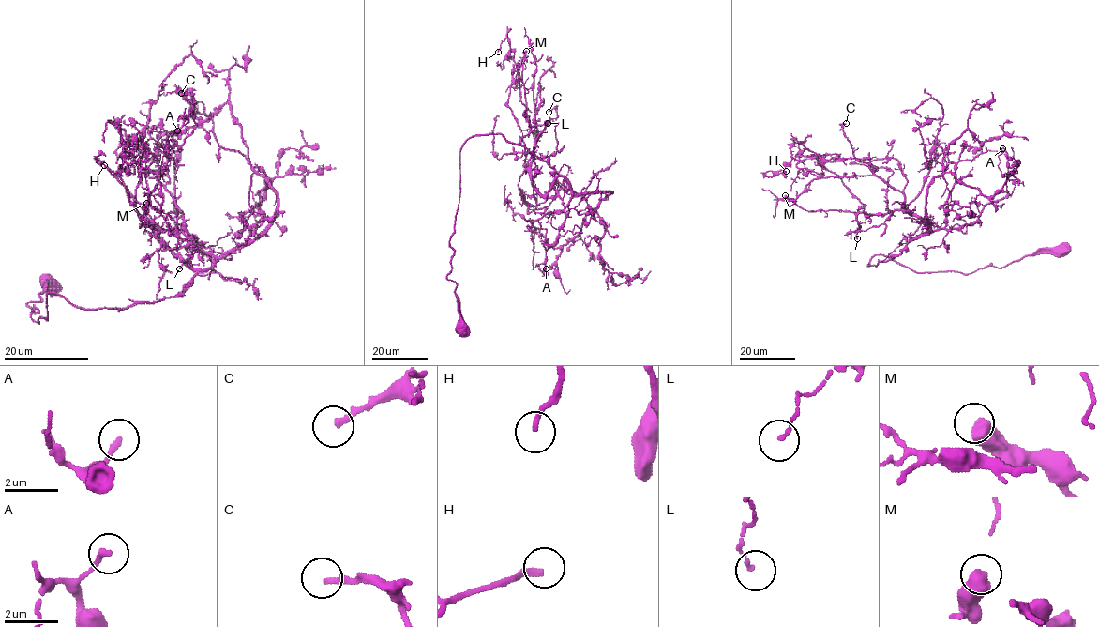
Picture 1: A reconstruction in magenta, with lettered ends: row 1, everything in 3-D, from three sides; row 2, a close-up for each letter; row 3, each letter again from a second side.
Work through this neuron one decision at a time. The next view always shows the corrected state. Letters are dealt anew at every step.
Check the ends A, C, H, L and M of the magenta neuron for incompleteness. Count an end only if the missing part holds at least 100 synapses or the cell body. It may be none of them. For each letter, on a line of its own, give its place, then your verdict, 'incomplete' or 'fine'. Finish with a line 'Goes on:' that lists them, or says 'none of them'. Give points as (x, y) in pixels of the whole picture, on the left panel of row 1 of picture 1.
A: at (177, 130); fine
C: at (181, 93); fine
H: at (104, 165); fine
L: at (179, 268); fine
M: at (146, 203); fine
Goes on: none of them

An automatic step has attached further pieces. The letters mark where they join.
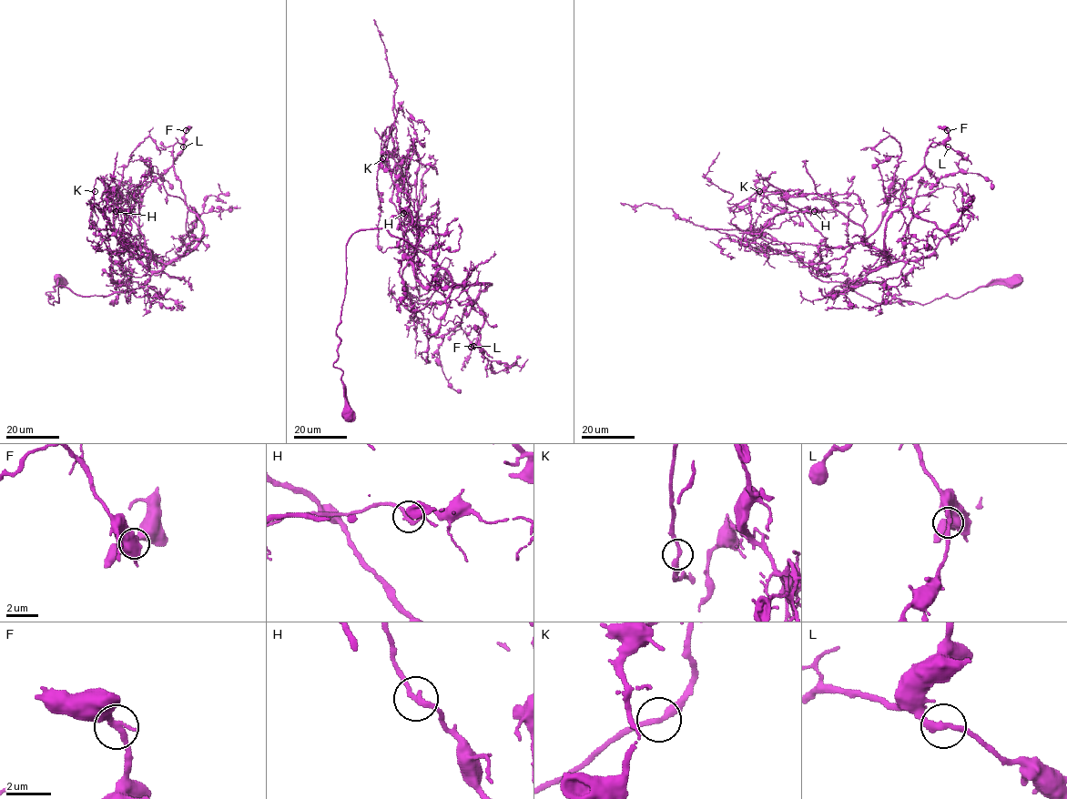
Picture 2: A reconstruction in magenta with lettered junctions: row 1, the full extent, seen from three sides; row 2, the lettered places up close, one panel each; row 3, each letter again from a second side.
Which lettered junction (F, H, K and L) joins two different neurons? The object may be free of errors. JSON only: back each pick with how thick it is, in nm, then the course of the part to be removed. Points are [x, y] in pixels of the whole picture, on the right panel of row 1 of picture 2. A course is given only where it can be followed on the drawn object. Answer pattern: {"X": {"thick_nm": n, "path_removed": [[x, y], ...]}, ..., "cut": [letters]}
{"K": {"thick_nm": 280, "path_removed": [[760, 191], [731, 223], [770, 234], [816, 278], [848, 284], [828, 297], [844, 294], [852, 308], [825, 309]]}, "cut": ["K"]}

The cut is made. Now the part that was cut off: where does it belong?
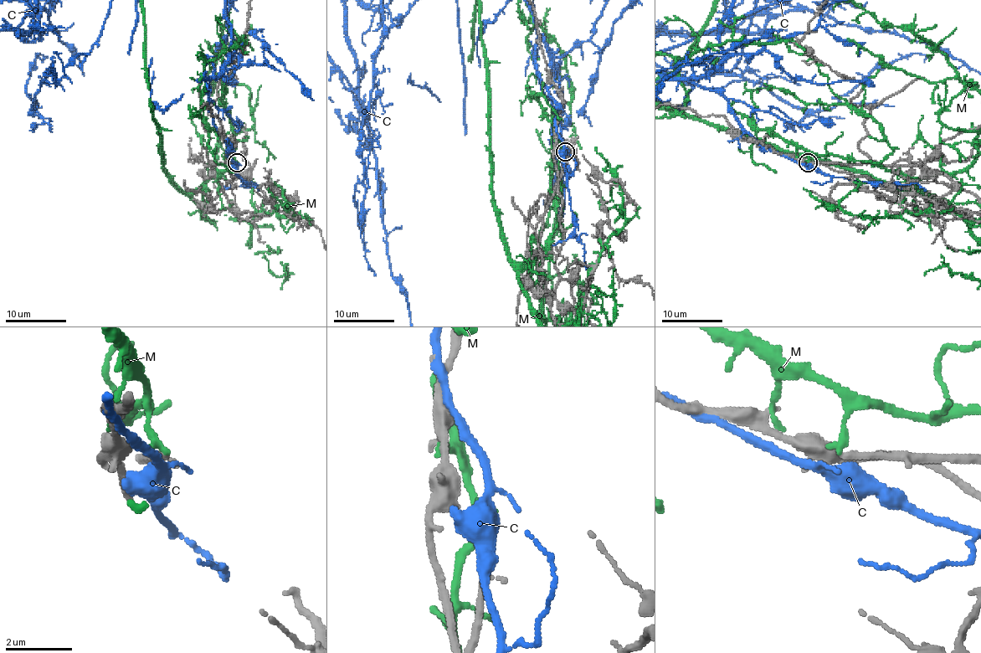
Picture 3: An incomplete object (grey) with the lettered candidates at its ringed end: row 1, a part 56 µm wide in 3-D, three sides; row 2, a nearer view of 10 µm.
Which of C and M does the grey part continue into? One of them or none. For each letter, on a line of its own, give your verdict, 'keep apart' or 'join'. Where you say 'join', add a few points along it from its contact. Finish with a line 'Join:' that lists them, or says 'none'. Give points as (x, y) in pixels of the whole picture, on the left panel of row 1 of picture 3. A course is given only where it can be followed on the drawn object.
C: keep apart
M: keep apart
Join: none

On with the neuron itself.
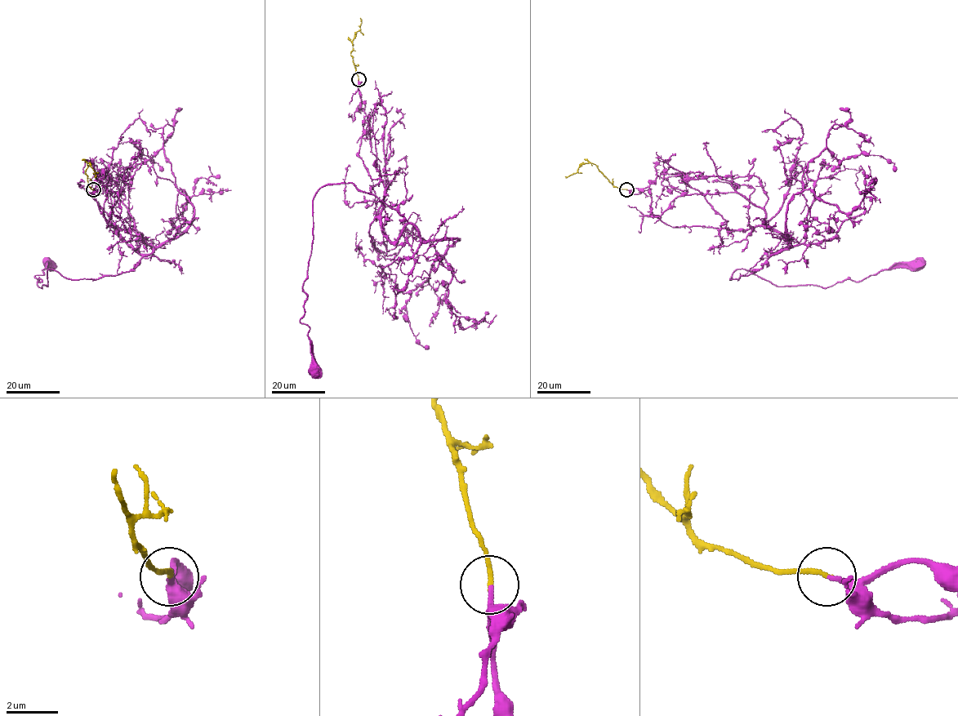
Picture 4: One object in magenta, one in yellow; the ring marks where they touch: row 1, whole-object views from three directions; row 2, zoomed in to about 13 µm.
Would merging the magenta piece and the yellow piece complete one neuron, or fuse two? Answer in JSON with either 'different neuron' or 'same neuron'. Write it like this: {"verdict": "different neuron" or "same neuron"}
{"verdict": "same neuron"}

